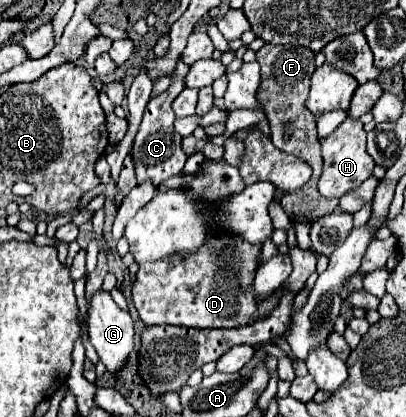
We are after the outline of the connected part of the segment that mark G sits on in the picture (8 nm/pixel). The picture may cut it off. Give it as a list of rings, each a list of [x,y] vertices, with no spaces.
[[[100,291],[92,297],[92,311],[90,311],[90,319],[88,319],[88,335],[90,335],[90,343],[94,345],[94,349],[100,355],[100,361],[106,365],[106,371],[116,377],[128,363],[128,357],[134,349],[134,321],[130,317],[128,311],[122,311],[108,293]]]

